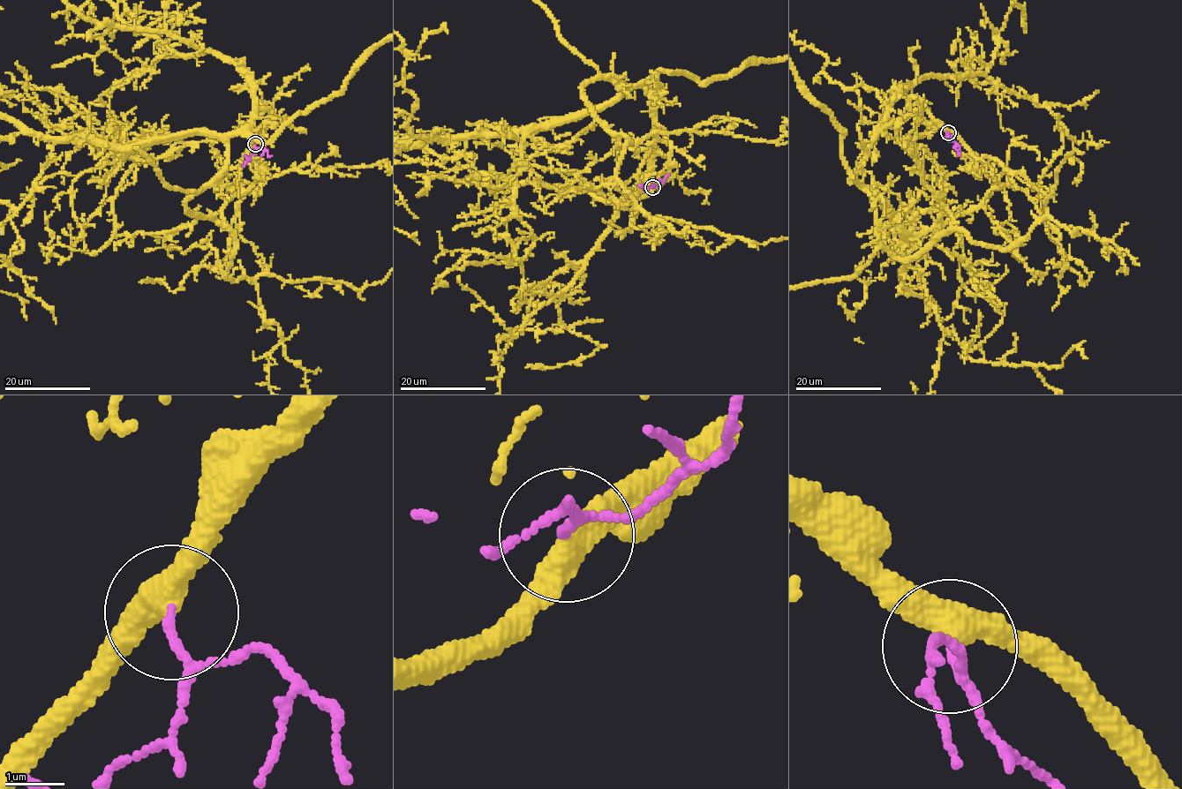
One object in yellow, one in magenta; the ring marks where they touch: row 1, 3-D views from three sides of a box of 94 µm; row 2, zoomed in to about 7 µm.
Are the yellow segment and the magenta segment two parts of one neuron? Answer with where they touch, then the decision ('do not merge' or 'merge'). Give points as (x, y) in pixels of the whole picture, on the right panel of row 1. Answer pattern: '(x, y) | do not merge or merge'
(948, 132) | merge

